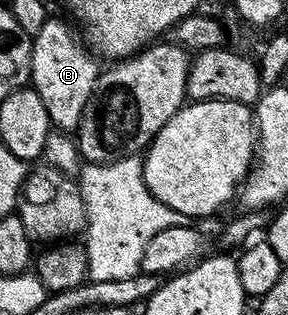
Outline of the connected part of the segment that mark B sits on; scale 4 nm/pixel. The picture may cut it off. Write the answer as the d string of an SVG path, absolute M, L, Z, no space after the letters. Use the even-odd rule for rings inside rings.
M51 16L43 24L39 34L32 37L31 86L43 98L47 106L47 118L58 132L76 133L83 118L83 110L89 105L91 94L97 85L99 75L98 61L88 52L84 43L72 30L57 17Z

